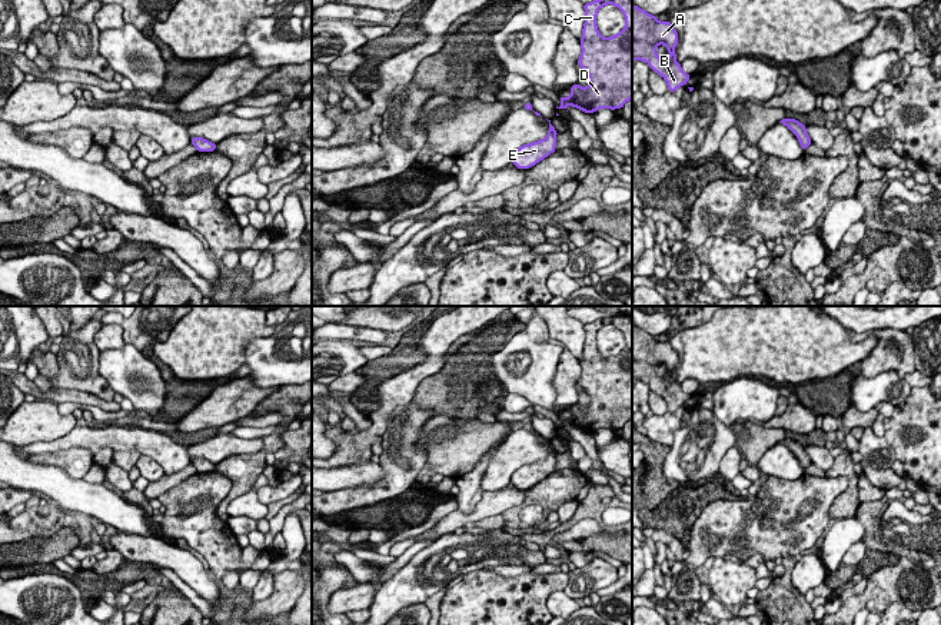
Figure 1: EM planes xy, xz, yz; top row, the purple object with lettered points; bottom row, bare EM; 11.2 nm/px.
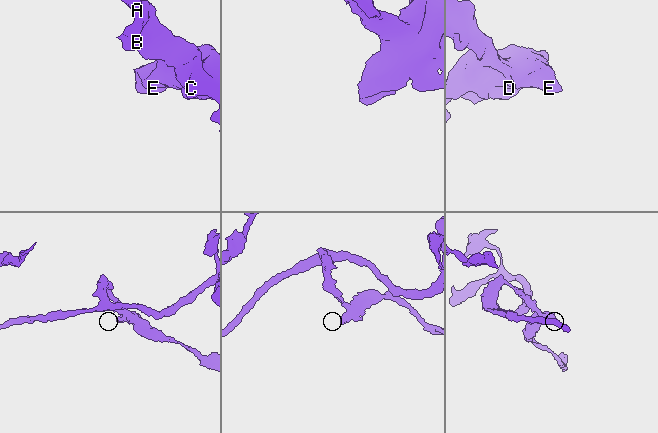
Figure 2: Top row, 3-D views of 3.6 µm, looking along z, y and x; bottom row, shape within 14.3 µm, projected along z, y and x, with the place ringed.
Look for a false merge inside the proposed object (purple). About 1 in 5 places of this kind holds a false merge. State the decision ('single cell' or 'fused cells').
single cell

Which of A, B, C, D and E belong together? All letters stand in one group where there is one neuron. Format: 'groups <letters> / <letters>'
groups A B C D E

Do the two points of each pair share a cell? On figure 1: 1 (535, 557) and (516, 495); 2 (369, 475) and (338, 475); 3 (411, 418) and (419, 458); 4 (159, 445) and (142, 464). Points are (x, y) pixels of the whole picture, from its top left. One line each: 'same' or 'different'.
1: different
2: same
3: same
4: different

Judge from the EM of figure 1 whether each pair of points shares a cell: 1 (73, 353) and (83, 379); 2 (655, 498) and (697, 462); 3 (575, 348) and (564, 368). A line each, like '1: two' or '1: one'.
1: one
2: two
3: two

